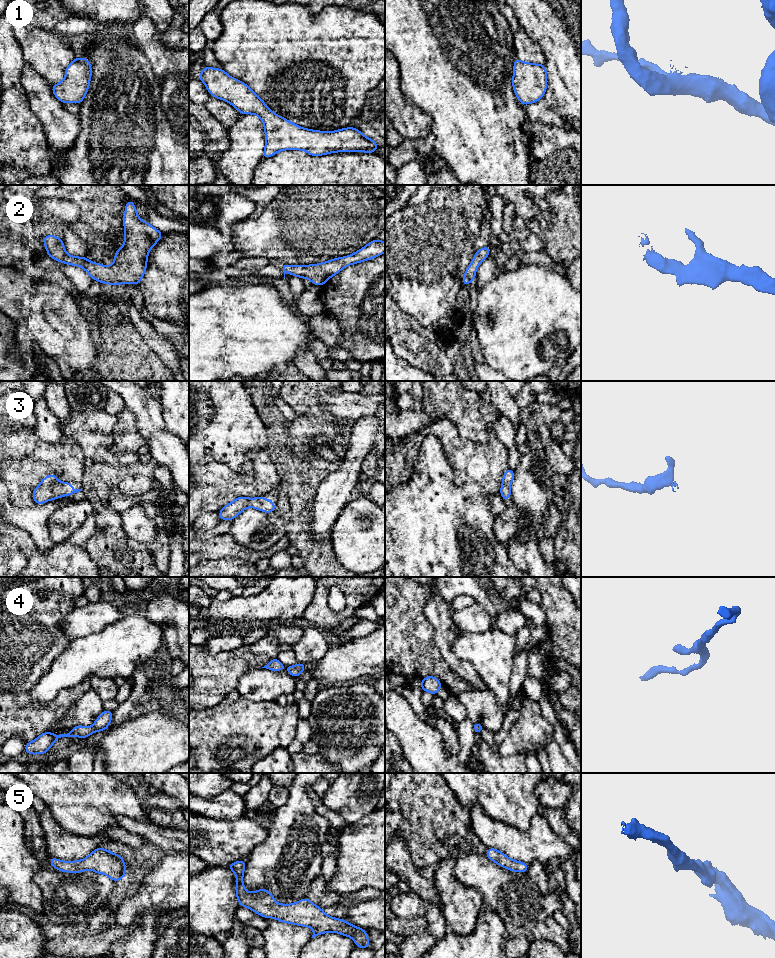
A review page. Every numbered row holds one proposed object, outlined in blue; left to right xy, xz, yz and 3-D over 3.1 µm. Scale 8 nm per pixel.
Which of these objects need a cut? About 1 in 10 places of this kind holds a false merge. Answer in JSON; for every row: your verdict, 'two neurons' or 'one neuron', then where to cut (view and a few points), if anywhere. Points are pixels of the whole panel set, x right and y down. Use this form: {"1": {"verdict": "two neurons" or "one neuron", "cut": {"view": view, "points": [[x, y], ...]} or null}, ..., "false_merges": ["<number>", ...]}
{"1": {"verdict": "one neuron", "cut": null}, "2": {"verdict": "one neuron", "cut": null}, "3": {"verdict": "one neuron", "cut": null}, "4": {"verdict": "one neuron", "cut": null}, "5": {"verdict": "one neuron", "cut": null}, "false_merges": []}

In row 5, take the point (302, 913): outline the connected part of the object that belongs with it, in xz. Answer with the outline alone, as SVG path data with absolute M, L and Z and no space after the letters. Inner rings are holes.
M245 860L236 861L227 866L236 874L235 890L240 906L247 907L265 918L310 927L314 930L311 938L326 932L336 932L352 938L358 948L371 948L367 931L347 923L344 919L328 916L322 908L314 905L307 897L293 904L278 904L267 889L247 892L243 884L245 866Z

